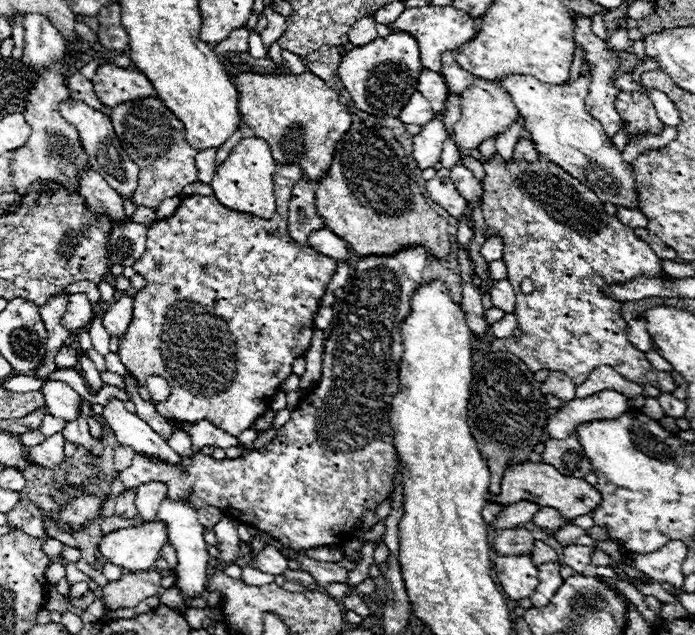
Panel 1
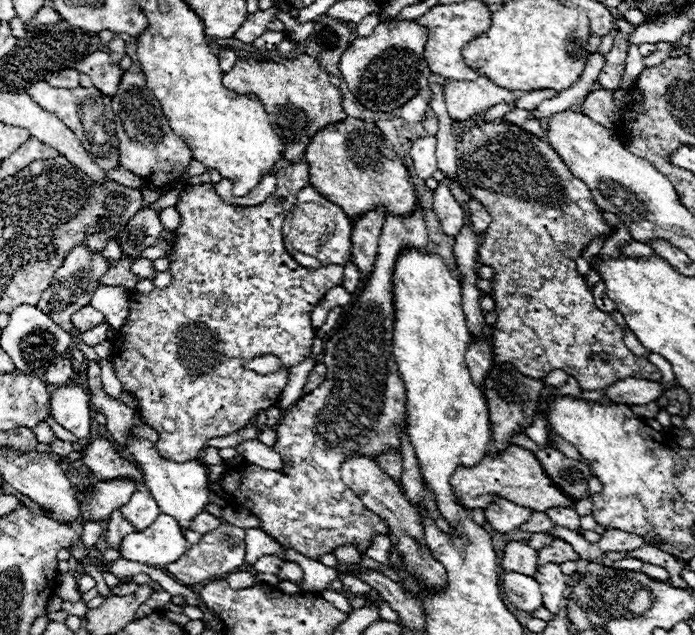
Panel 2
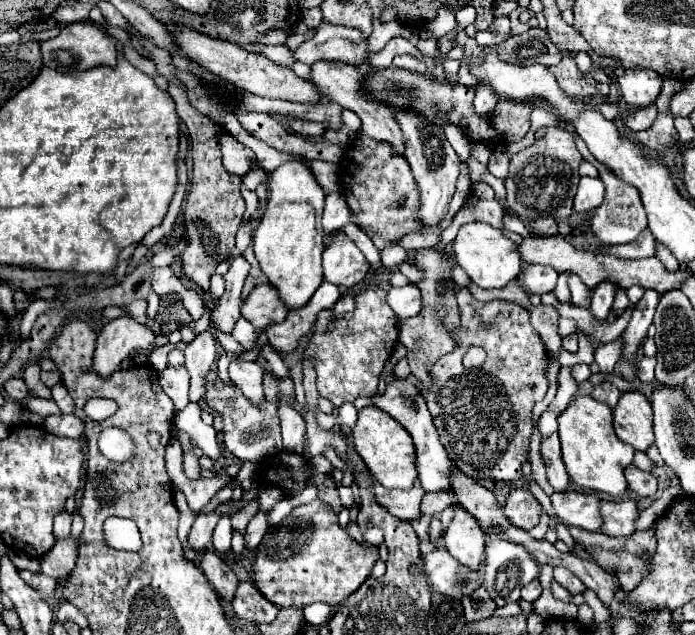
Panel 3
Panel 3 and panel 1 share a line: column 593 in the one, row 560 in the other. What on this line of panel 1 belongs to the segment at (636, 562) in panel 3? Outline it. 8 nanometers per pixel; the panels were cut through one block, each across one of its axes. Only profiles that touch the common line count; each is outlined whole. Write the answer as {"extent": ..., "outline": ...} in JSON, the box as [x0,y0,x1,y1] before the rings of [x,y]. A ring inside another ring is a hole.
{"extent":[530,540,558,566],"outline":[[[540,540],[534,542],[530,558],[534,558],[536,566],[540,566],[542,562],[558,562],[558,554],[550,546],[546,546],[544,542],[540,542]]]}

